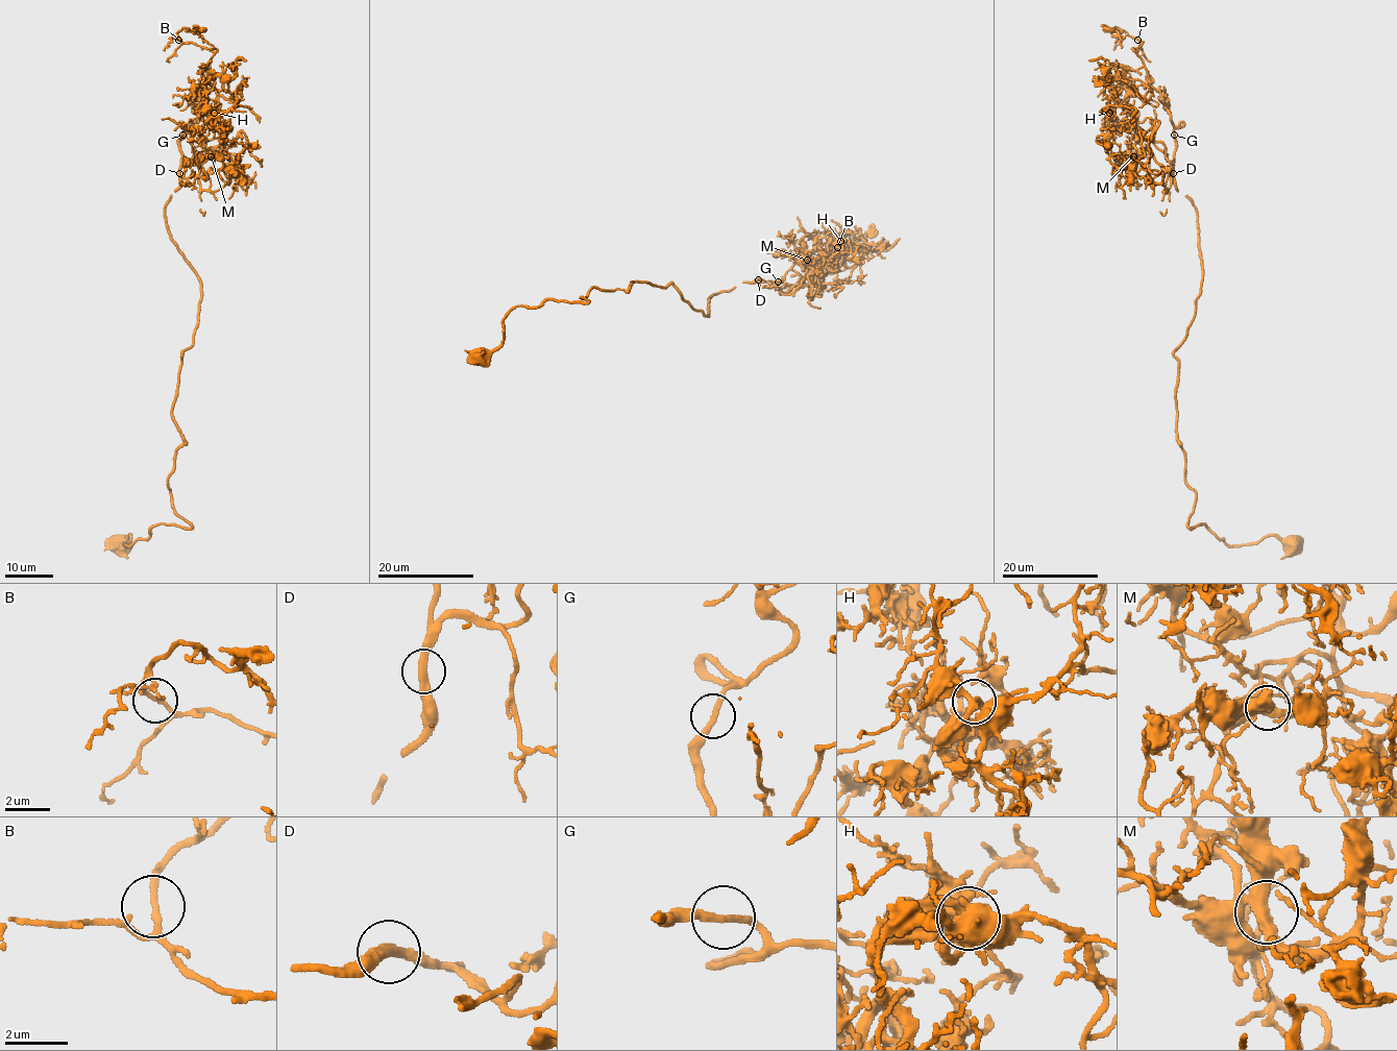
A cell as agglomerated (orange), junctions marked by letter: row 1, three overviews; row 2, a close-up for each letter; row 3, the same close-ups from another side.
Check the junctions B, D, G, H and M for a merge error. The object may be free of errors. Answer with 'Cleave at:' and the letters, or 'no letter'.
Cleave at: no letter

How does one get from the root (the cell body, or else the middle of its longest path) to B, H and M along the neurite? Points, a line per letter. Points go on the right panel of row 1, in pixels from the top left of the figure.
B: (1292, 543), (1228, 545), (1187, 526), (1173, 353), (1200, 293), (1197, 210), (1175, 185), (1174, 127), (1137, 40)
H: (1292, 543), (1228, 545), (1189, 527), (1173, 353), (1200, 293), (1197, 210), (1152, 126), (1109, 113)
M: (1292, 543), (1228, 545), (1189, 527), (1173, 353), (1200, 293), (1197, 210), (1153, 130), (1133, 156)

